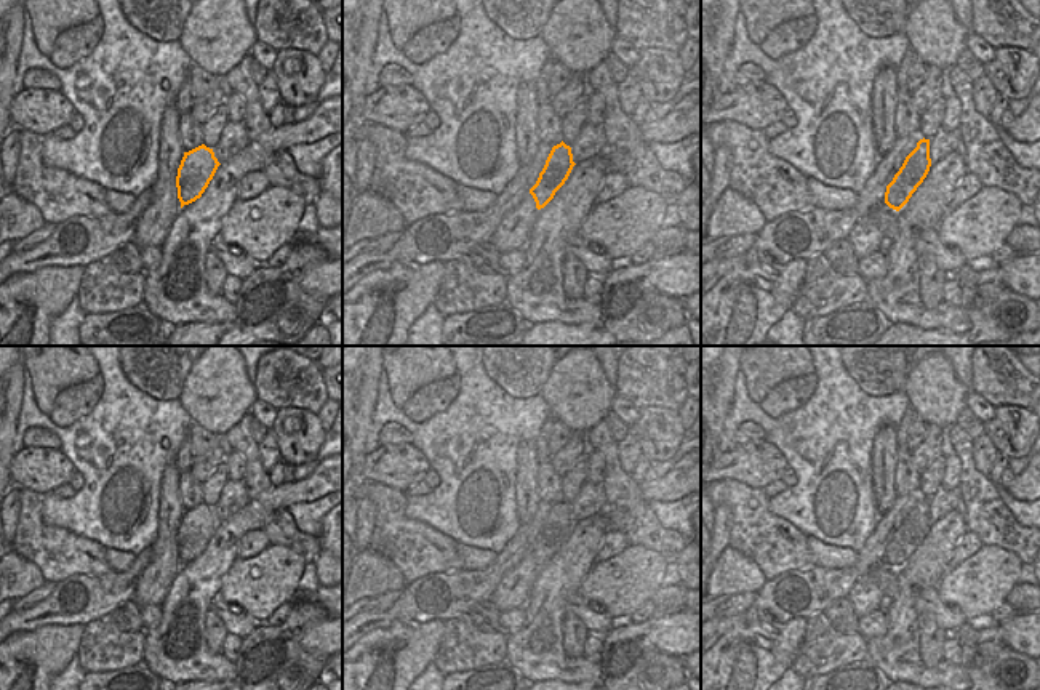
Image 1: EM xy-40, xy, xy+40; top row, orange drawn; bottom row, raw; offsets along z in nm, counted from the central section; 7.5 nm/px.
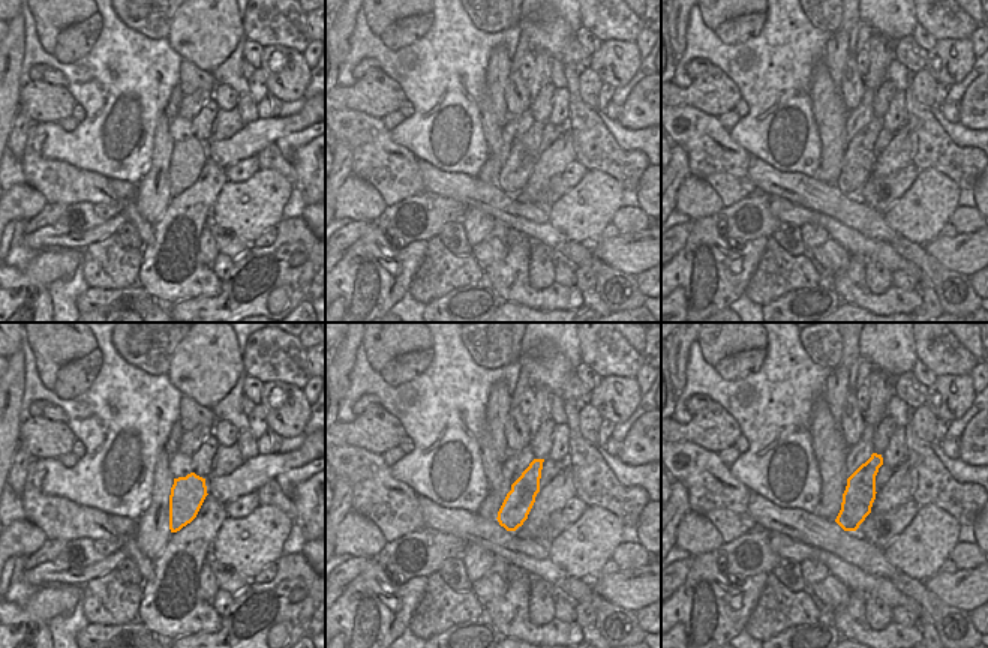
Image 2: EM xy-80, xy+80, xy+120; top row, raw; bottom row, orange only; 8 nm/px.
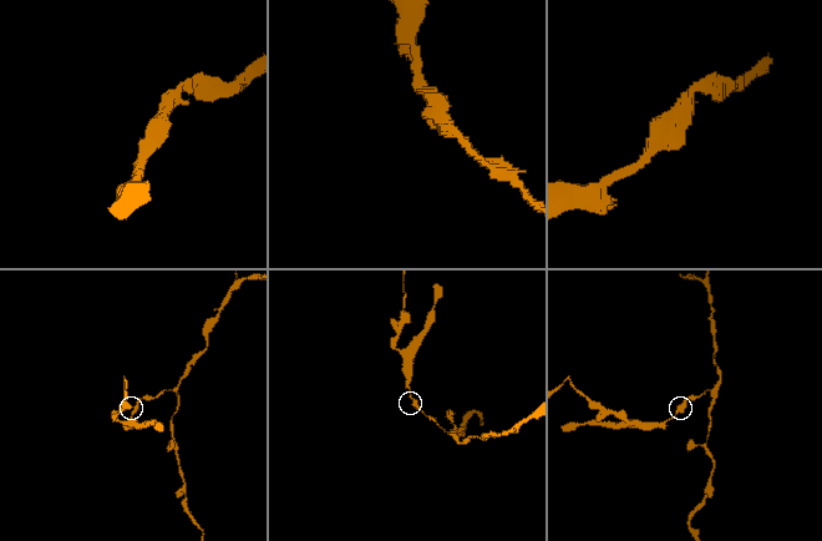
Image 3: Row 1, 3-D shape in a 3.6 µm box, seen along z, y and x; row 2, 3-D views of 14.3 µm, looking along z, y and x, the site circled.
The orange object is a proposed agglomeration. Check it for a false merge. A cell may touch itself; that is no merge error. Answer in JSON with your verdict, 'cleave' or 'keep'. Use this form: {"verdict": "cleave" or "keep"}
{"verdict": "cleave"}

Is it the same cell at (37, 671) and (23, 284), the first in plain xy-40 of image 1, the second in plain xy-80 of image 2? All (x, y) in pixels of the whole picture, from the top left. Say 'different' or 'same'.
same

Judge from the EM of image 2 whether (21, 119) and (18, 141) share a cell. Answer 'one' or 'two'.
one

